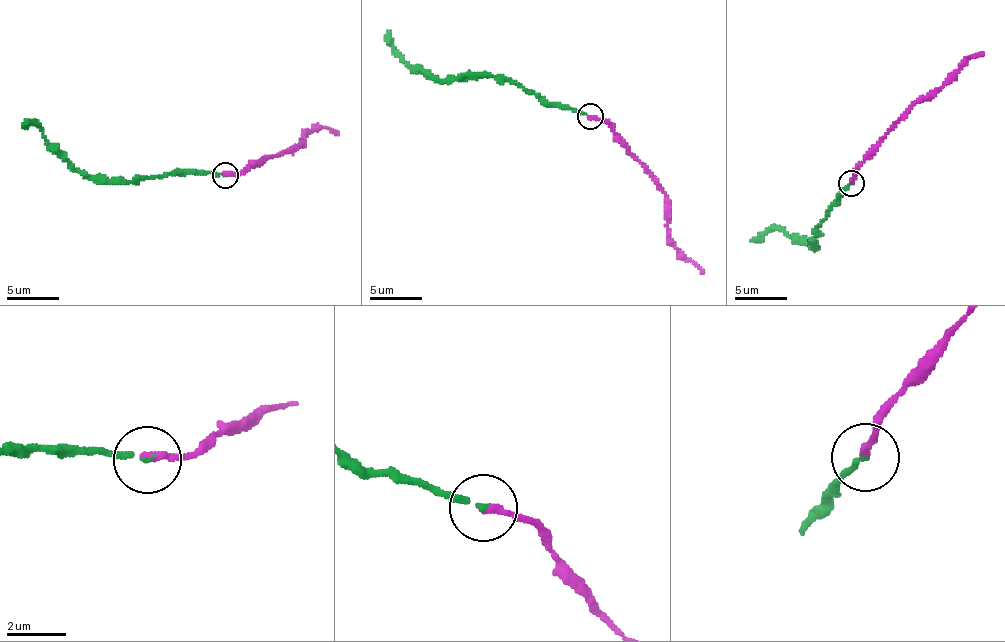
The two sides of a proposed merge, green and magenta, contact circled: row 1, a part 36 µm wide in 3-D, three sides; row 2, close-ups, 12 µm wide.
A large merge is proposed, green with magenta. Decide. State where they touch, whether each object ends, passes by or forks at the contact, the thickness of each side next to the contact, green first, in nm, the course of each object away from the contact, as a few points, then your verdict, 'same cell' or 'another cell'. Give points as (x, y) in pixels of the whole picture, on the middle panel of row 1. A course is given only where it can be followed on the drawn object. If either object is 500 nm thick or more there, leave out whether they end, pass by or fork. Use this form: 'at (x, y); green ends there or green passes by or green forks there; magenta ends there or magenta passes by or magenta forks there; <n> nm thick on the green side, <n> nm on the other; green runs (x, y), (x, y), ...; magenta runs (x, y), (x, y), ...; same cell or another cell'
at (590, 116); green ends there; magenta ends there; 160 nm thick on the green side, 260 nm on the other; green runs (591, 116), (541, 104), (534, 93), (495, 76), (437, 80), (400, 58), (387, 30); magenta runs (591, 116), (606, 120), (665, 196), (667, 235), (703, 272); same cell

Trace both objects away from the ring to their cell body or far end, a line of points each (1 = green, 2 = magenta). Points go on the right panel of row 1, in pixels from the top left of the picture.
1: (850, 182), (828, 210), (815, 237), (814, 250), (776, 229), (750, 241)
2: (850, 182), (853, 174), (914, 102), (933, 97), (967, 58), (983, 55)

